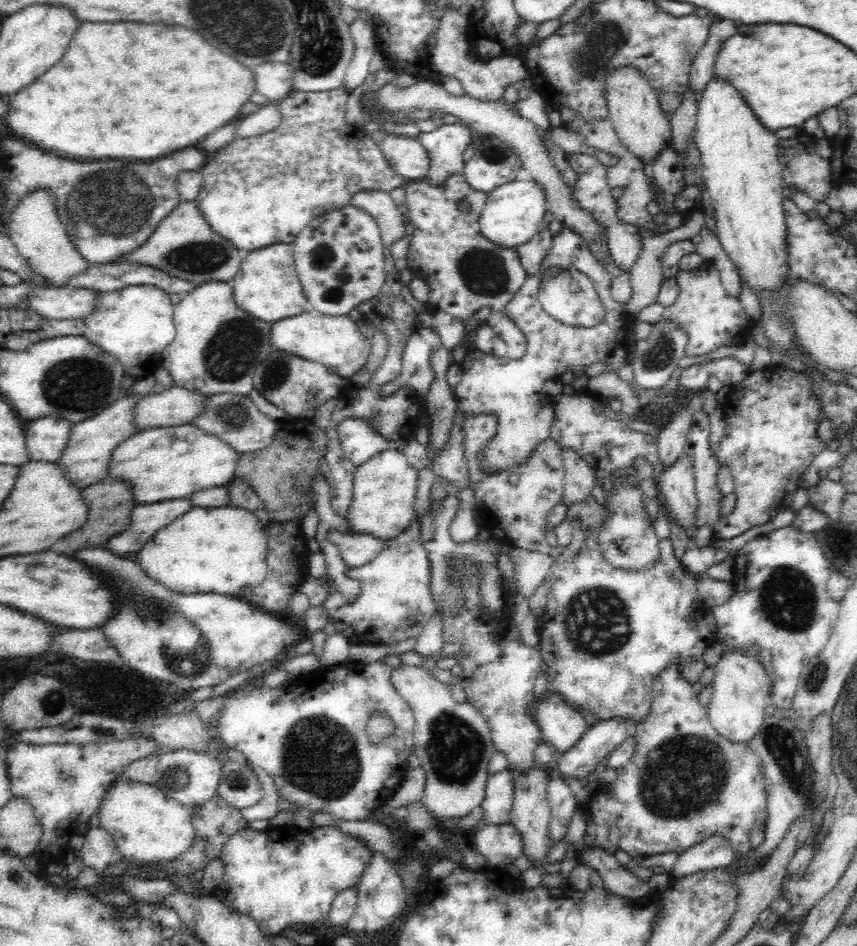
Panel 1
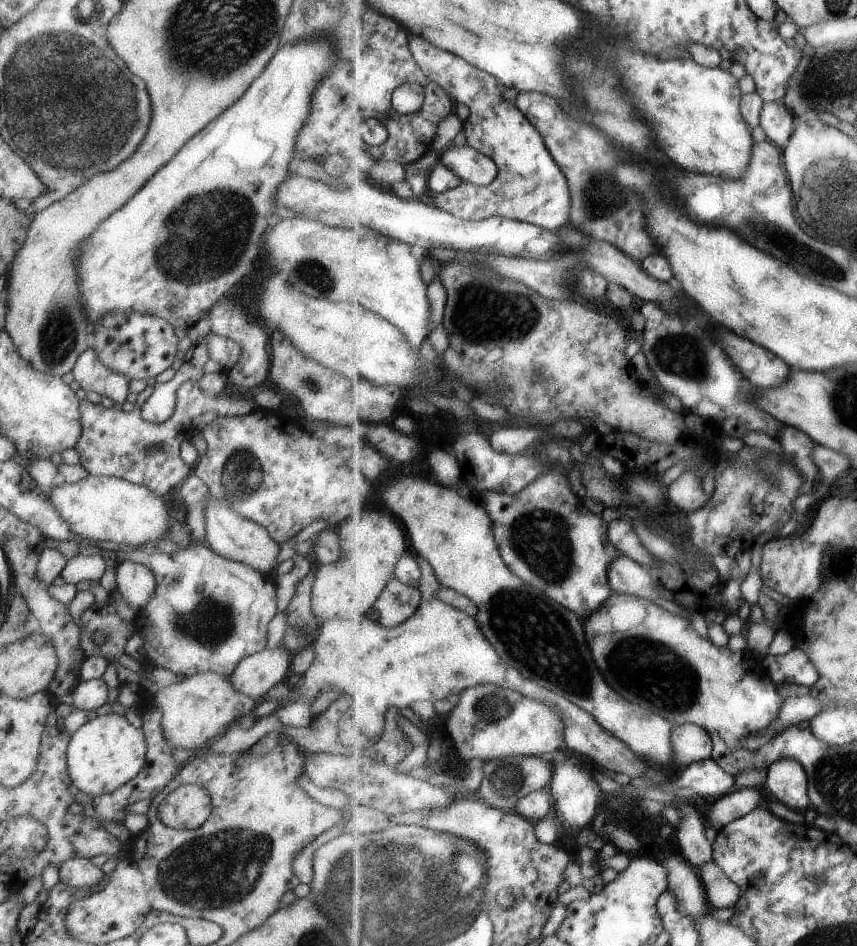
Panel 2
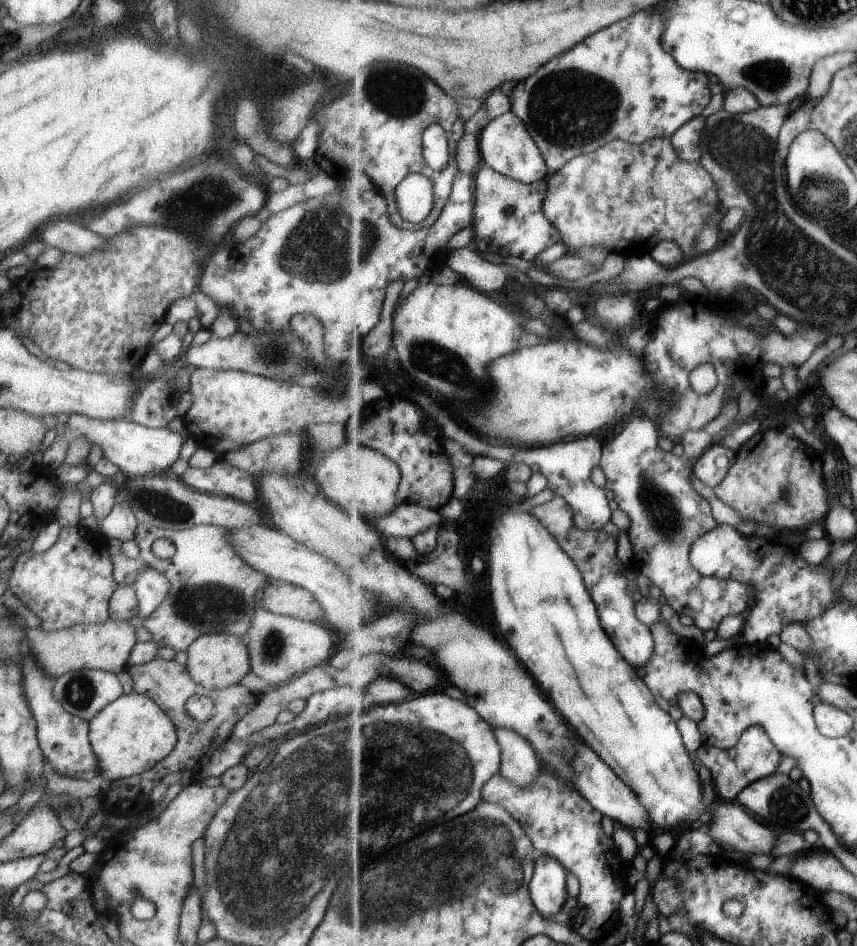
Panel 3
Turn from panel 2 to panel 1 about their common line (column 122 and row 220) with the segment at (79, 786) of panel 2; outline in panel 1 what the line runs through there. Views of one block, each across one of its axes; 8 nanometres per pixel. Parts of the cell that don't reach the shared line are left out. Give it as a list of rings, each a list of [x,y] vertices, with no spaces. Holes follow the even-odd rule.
[[[712,77],[701,93],[697,104],[694,134],[695,146],[700,152],[700,169],[705,187],[710,193],[710,206],[716,211],[717,237],[730,260],[738,268],[741,278],[758,295],[758,290],[772,290],[788,280],[788,249],[786,249],[786,222],[783,210],[780,162],[780,143],[774,132],[768,130],[738,89],[730,81]]]

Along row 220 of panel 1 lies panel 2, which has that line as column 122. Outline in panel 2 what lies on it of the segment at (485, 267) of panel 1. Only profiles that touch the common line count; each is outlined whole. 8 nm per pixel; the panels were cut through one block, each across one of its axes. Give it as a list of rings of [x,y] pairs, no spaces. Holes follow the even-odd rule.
[[[187,380],[187,382],[183,382],[183,384],[177,388],[174,414],[171,414],[165,422],[149,424],[149,422],[145,422],[145,420],[141,418],[140,408],[151,394],[152,387],[146,386],[137,396],[131,397],[134,404],[134,408],[131,412],[123,412],[119,407],[111,404],[103,407],[100,404],[91,404],[91,402],[88,402],[86,399],[79,399],[81,434],[79,434],[79,440],[75,442],[74,448],[79,456],[78,464],[83,466],[84,470],[87,470],[88,475],[122,479],[126,482],[143,486],[162,497],[165,493],[169,492],[173,486],[177,486],[179,482],[184,482],[185,478],[190,476],[193,470],[180,458],[180,445],[183,438],[191,437],[195,432],[195,428],[191,425],[191,418],[205,412],[213,412],[213,414],[217,414],[217,416],[221,417],[231,417],[247,414],[247,412],[251,410],[256,410],[253,400],[238,400],[227,396],[207,396],[207,394],[201,392],[198,382]],[[155,444],[159,444],[161,448],[159,448],[157,452],[147,452],[147,448],[151,448],[151,446],[155,446]]]

